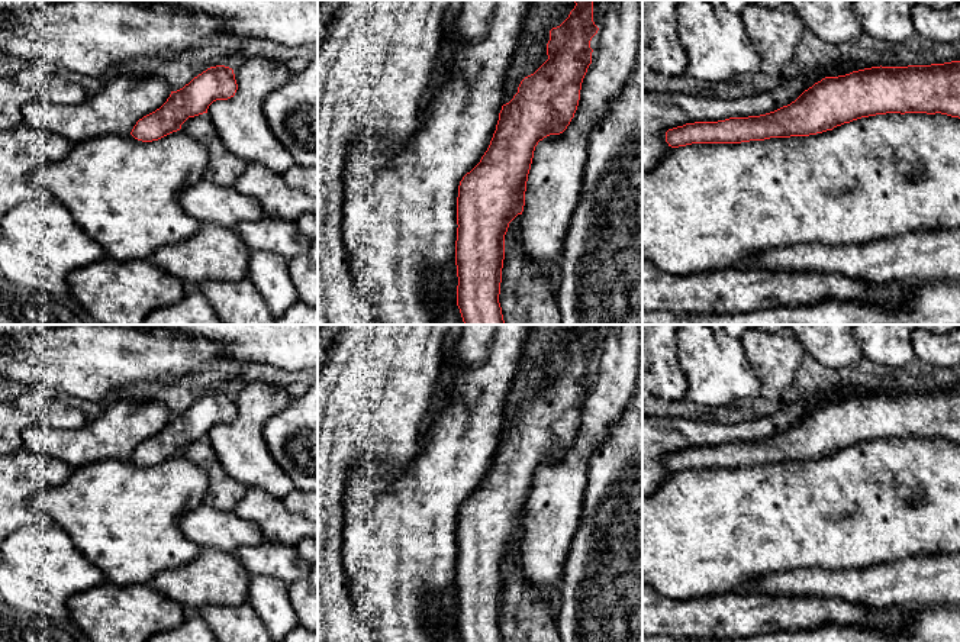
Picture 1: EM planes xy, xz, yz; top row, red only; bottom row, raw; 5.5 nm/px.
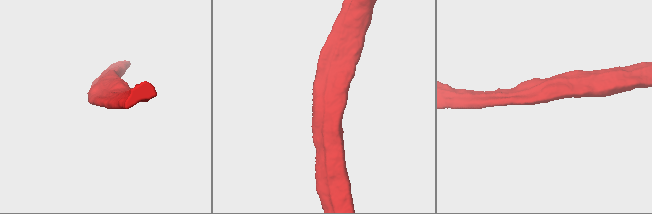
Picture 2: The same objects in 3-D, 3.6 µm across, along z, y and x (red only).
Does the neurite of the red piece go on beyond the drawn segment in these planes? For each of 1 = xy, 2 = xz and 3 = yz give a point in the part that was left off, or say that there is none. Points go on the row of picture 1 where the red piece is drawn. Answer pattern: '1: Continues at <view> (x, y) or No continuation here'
1: No continuation here
2: No continuation here
3: No continuation here

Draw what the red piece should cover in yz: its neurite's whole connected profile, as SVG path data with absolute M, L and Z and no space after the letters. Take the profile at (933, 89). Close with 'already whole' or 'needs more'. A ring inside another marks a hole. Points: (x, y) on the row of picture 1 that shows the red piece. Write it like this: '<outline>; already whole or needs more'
M960 61L931 65L872 67L825 77L774 112L695 122L669 129L671 148L809 136L853 120L886 113L947 114L960 119Z; already whole

